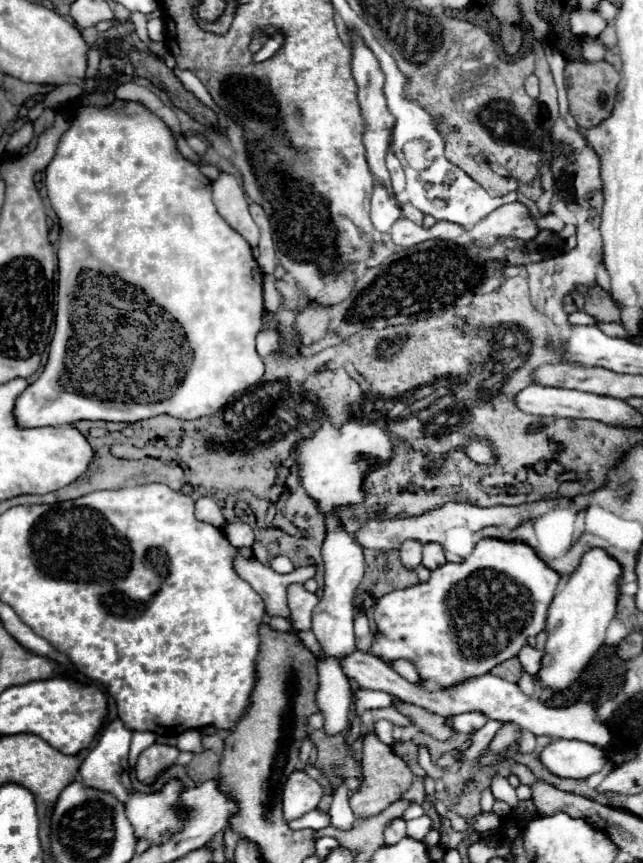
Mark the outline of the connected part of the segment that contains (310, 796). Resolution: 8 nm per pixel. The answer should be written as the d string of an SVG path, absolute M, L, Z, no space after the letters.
M296 769L288 777L284 791L282 791L282 805L286 821L296 819L314 807L318 807L324 791L316 779L312 779L306 771Z

